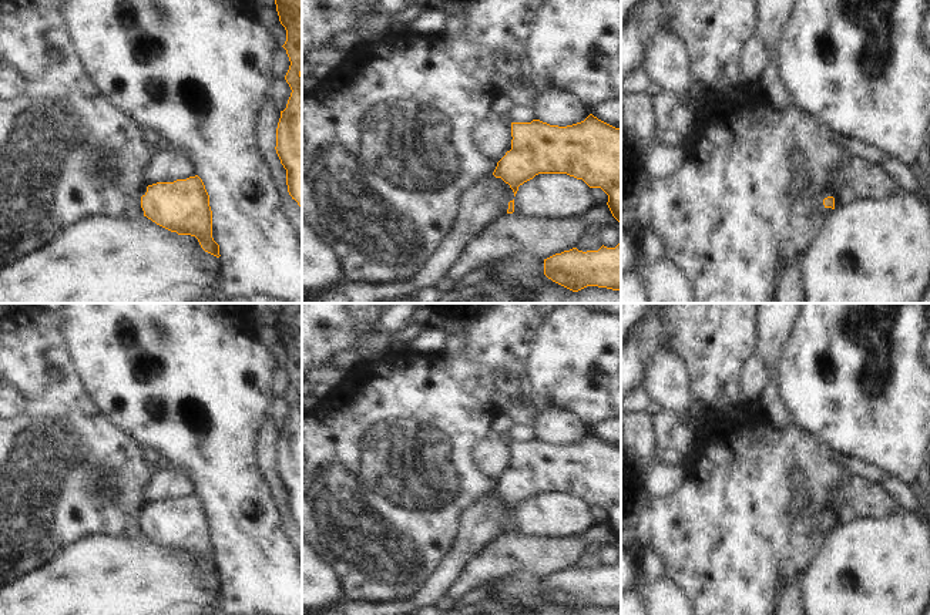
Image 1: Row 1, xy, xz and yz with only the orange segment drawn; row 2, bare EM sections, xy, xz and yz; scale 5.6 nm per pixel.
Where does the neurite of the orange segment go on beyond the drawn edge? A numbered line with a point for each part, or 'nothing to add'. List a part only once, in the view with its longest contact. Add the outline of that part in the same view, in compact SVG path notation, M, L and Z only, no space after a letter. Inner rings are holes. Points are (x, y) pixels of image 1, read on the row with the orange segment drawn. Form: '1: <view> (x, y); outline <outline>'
nothing to add

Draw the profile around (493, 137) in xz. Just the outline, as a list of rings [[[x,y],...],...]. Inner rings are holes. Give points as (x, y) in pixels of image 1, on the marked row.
[[[497,117],[477,128],[477,147],[497,162],[511,149],[511,140],[511,125],[501,122]]]

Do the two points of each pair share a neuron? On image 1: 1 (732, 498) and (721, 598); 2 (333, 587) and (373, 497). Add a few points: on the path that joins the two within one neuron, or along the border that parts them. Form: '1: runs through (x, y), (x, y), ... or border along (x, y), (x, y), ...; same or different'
1: runs through (732, 523), (732, 574); same
2: border along (318, 550), (338, 573), (348, 598); different

